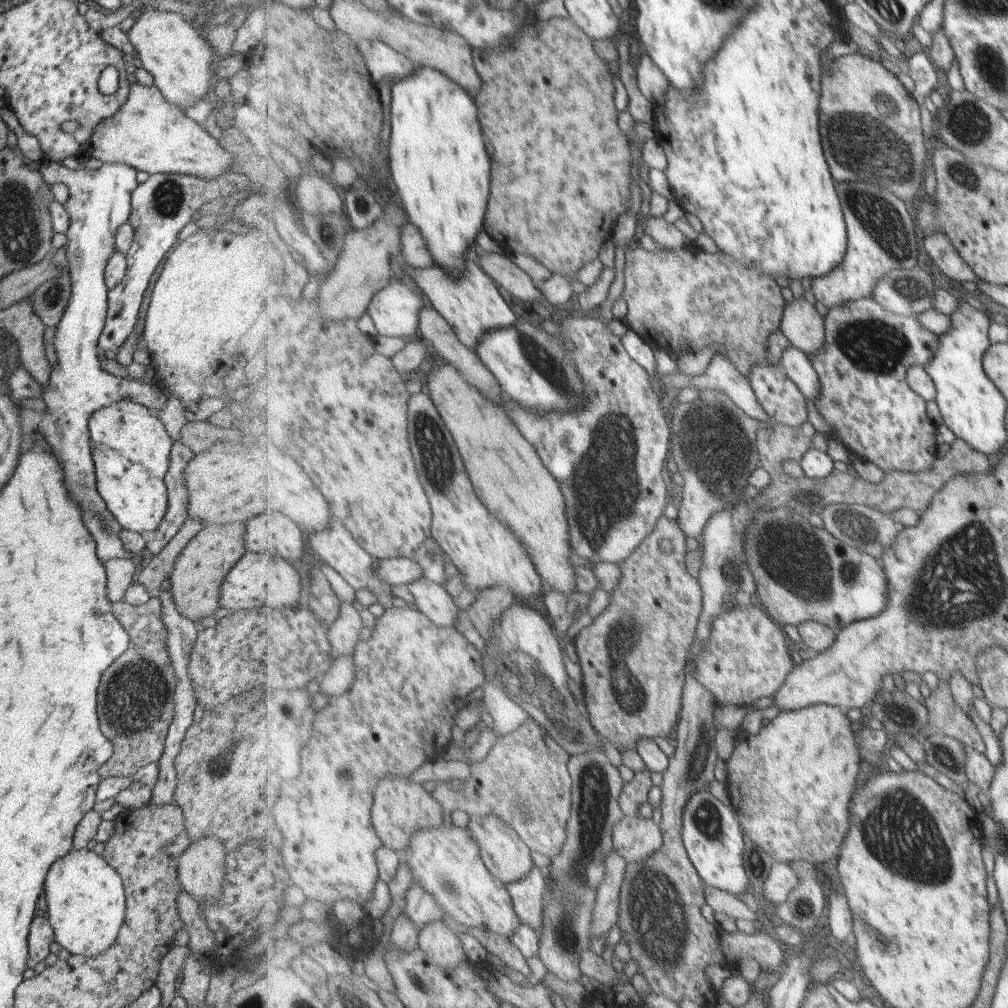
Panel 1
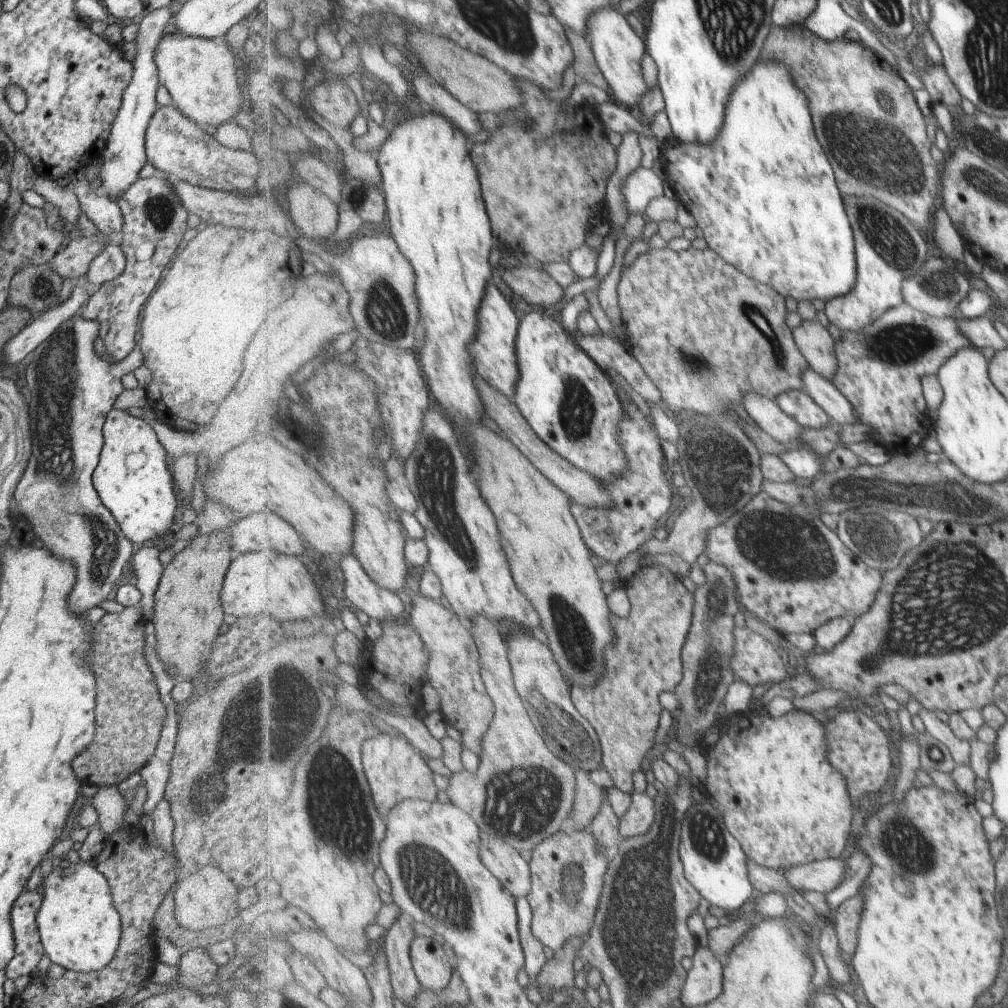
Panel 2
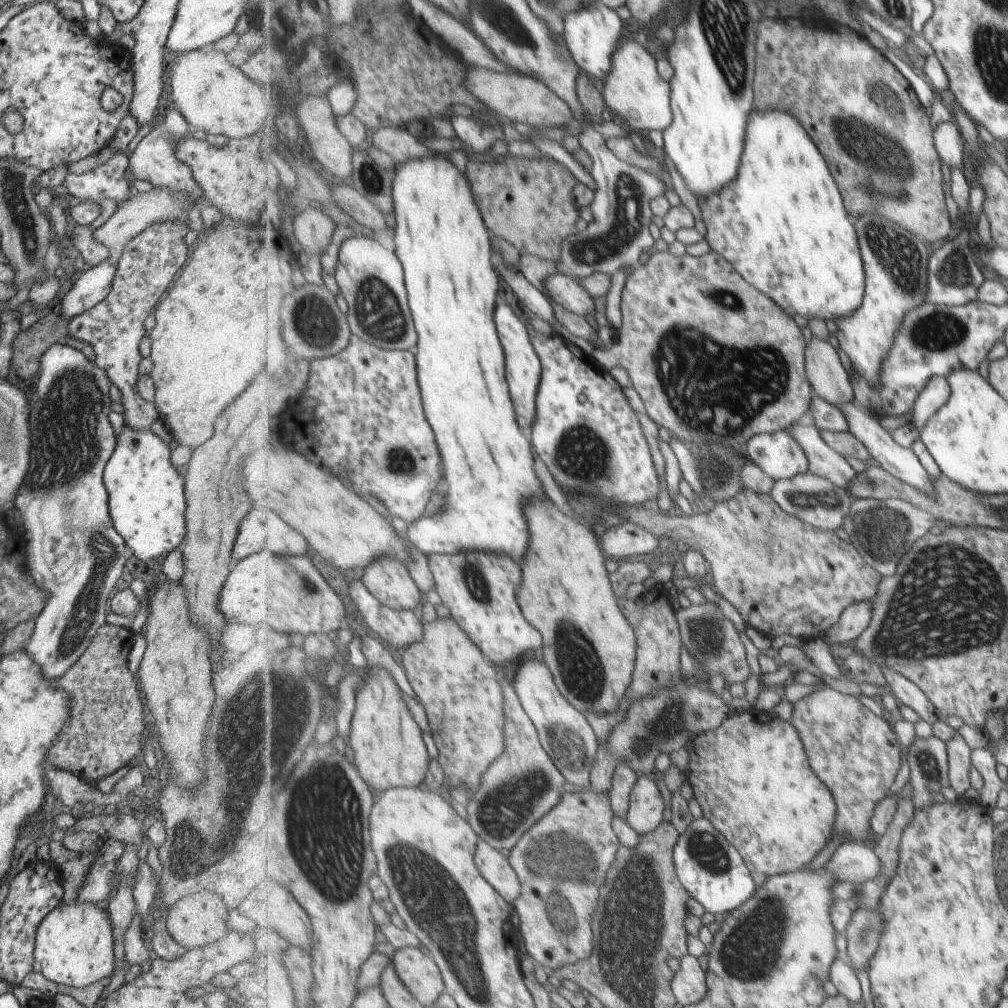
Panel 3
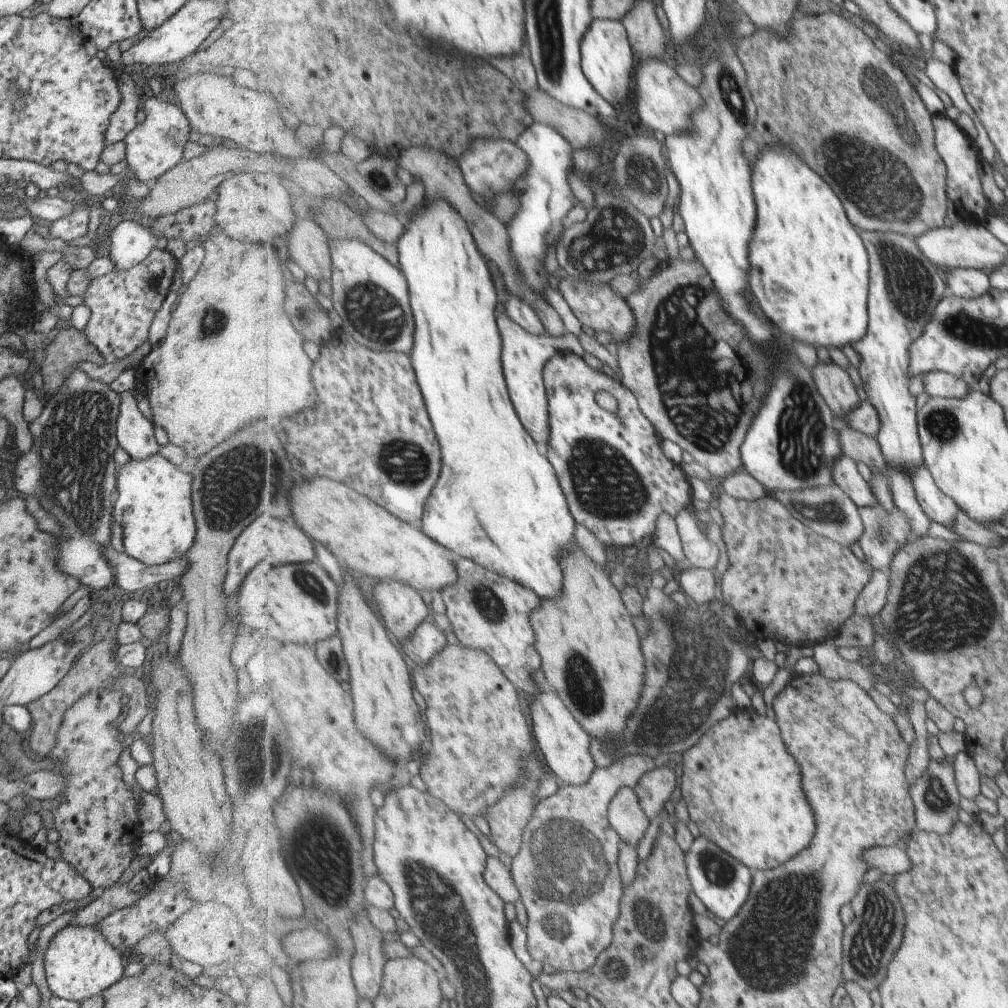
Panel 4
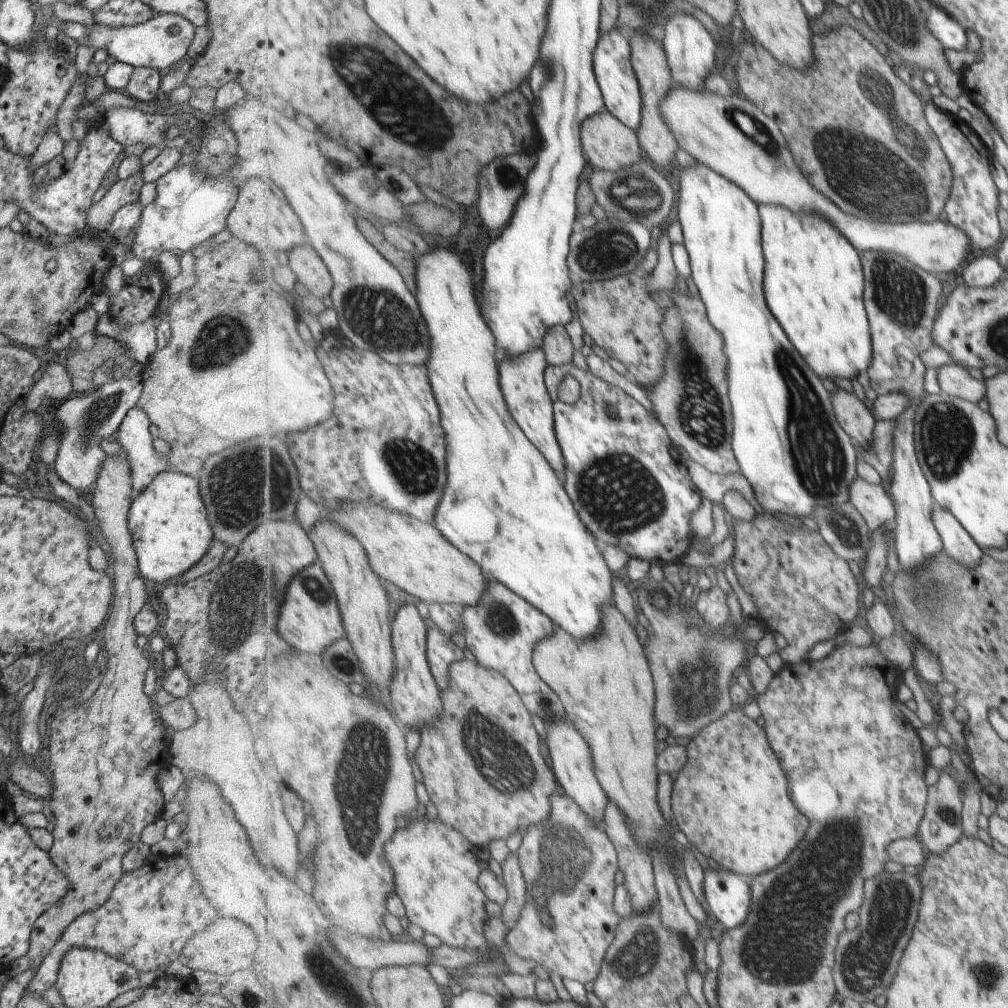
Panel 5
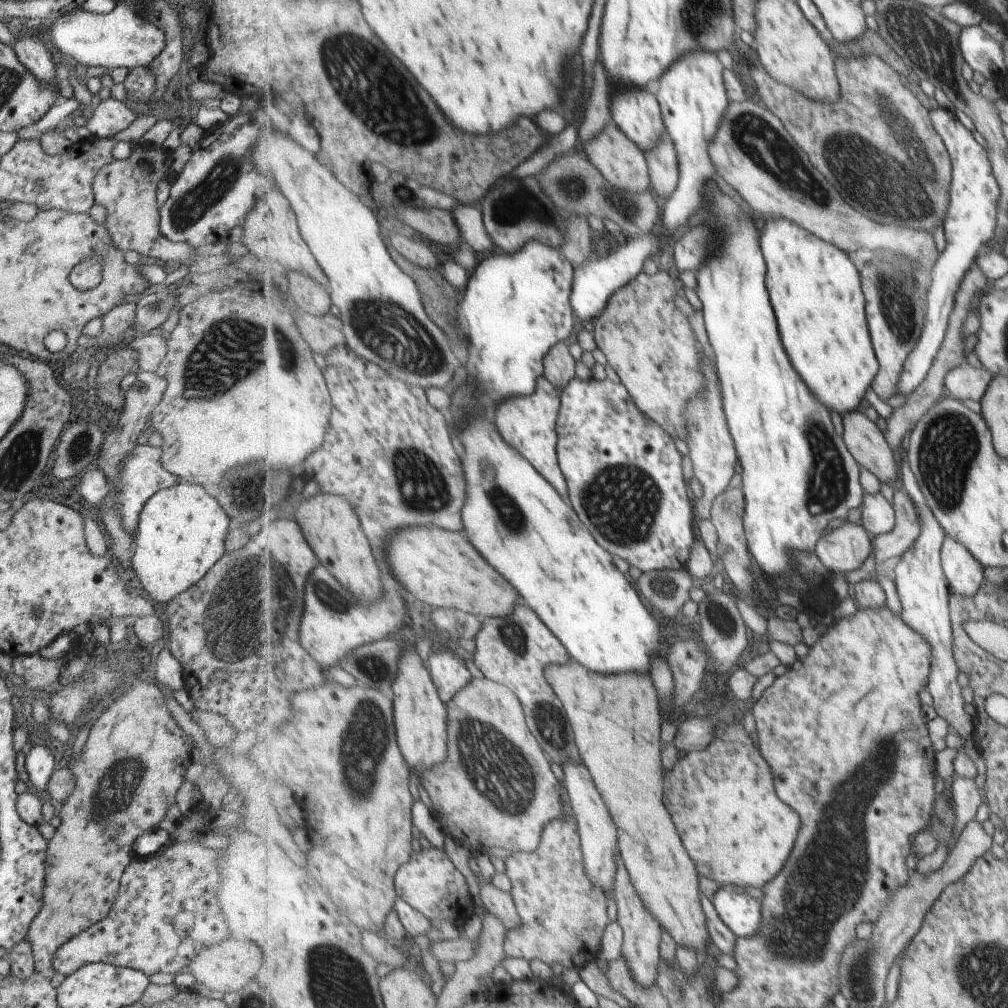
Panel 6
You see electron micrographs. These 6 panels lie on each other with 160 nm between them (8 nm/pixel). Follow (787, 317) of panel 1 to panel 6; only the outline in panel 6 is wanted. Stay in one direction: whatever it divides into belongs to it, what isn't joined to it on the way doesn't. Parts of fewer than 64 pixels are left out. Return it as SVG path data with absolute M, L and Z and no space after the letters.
M864 409L847 411L841 416L843 437L852 455L861 467L868 468L877 475L882 484L899 482L900 466L895 452L887 442L884 432L869 419Z

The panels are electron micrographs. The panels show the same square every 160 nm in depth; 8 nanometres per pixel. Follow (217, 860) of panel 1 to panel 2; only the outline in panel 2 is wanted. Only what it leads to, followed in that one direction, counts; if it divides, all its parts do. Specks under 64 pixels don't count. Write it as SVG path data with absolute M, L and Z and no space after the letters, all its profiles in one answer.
M212 865L200 866L193 874L179 877L171 895L175 904L175 921L182 929L205 930L203 922L227 922L237 912L237 888L231 884L227 874Z

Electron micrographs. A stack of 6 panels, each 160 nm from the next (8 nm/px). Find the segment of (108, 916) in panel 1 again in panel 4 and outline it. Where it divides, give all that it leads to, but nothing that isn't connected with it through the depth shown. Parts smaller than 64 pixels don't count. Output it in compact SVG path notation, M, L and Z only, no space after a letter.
M66 925L47 942L43 952L44 977L52 996L76 1003L110 987L123 975L124 964L120 952L91 925Z

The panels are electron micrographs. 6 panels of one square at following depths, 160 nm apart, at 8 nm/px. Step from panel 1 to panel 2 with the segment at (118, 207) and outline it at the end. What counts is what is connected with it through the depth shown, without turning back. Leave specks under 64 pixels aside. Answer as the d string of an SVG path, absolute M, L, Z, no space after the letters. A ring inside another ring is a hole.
M168 6L155 8L149 14L142 14L137 23L137 37L134 39L135 57L132 61L132 75L129 84L122 90L122 101L117 111L115 120L110 126L109 134L105 139L103 147L103 160L100 166L100 186L95 190L99 196L105 196L111 202L123 194L137 179L137 173L146 164L144 153L144 132L151 118L151 113L155 110L155 90L157 90L158 80L153 54L157 50L157 44L163 34L167 34L172 27L173 18ZM79 313L61 322L53 334L40 342L29 354L25 363L25 384L31 392L28 403L28 427L31 432L31 456L23 472L21 482L15 490L15 510L31 522L35 536L51 550L53 556L73 560L77 570L75 588L69 594L69 608L79 614L83 610L98 606L105 600L123 567L136 549L128 538L123 536L106 506L100 501L98 492L92 485L92 472L98 461L102 447L102 430L106 414L123 392L121 376L132 372L142 364L142 352L138 347L117 363L107 364L105 358L99 358L93 351L93 340L98 336L98 326L93 320L83 318ZM39 492L49 496L55 492L55 498L37 498Z

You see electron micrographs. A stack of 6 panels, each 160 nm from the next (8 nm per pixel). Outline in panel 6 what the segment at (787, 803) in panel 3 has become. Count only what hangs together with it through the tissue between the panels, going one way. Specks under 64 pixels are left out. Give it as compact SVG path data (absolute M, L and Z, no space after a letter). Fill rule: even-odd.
M741 721L719 725L707 750L682 756L674 770L665 780L667 808L671 808L673 816L681 818L681 822L677 820L677 828L683 832L683 842L695 864L699 864L699 872L717 882L720 888L737 890L744 886L763 888L775 879L799 839L802 817L775 792L772 766ZM683 788L691 792L691 798L687 798L689 804L685 802Z

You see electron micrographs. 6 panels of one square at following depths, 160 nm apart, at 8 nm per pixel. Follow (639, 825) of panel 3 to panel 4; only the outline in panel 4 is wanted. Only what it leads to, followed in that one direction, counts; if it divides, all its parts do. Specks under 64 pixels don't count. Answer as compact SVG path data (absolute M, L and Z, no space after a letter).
M664 766L653 768L633 786L639 804L651 820L660 815L669 796L677 788L677 776L675 775L679 772L677 768L674 770L669 770Z

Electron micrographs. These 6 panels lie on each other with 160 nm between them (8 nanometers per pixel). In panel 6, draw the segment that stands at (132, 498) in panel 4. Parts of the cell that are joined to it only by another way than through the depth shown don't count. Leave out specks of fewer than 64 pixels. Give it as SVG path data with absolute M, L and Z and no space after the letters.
M178 480L170 487L156 490L143 505L134 528L134 544L130 568L135 572L139 584L153 600L165 604L175 595L187 590L217 562L223 554L223 540L227 534L229 520L203 486Z

